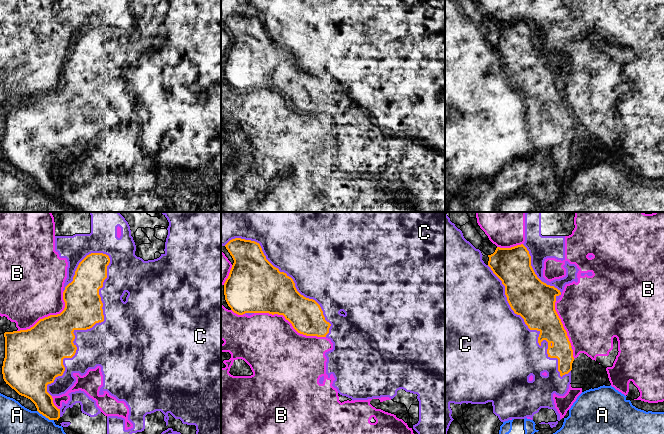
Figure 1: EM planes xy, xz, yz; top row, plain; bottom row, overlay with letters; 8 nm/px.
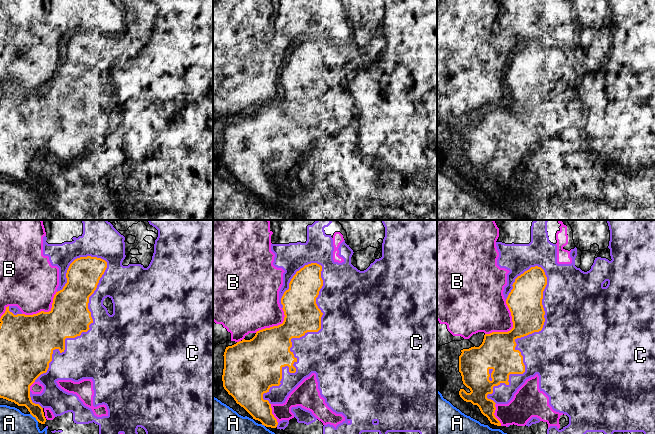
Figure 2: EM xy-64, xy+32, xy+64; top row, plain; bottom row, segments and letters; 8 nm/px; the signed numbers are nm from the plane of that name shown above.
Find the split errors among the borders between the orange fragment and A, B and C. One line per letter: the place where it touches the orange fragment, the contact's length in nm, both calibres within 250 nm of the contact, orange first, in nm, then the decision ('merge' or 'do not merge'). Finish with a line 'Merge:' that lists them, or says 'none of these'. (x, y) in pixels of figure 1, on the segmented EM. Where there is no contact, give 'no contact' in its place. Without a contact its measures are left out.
A: meets orange in xy at (45, 416); contact 160 nm long; 200 nm thick on the orange side, 240 nm on the other; do not merge
B: meets orange in xz at (290, 322); contact 600 nm long; 320 nm thick on the orange side, 480 nm on the other; do not merge
C: meets orange in xy at (84, 329); contact 1250 nm long; 320 nm thick on the orange side, 400 nm on the other; merge
Merge: C

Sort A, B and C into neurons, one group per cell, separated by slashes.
A / B / C

